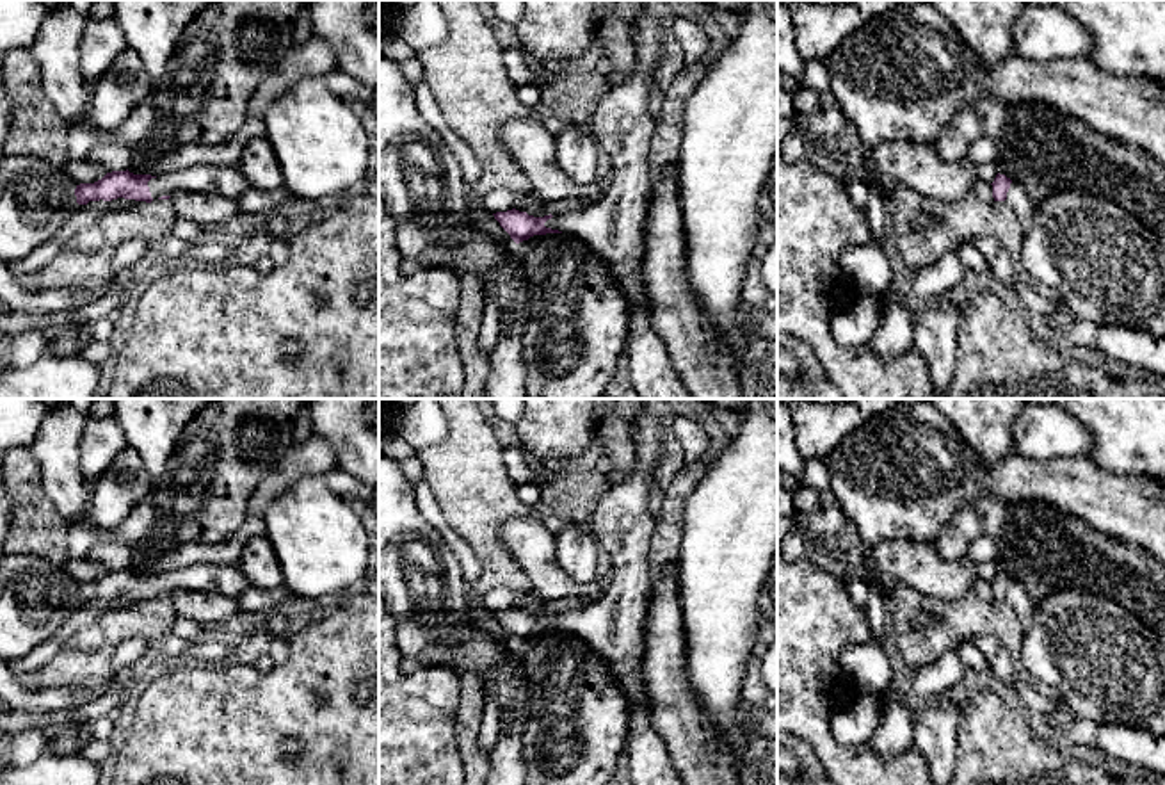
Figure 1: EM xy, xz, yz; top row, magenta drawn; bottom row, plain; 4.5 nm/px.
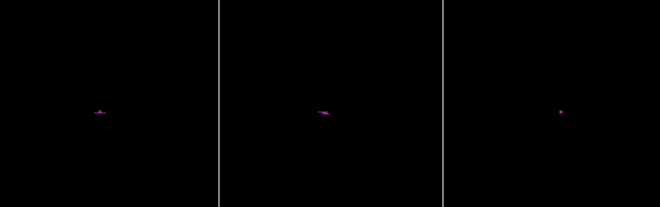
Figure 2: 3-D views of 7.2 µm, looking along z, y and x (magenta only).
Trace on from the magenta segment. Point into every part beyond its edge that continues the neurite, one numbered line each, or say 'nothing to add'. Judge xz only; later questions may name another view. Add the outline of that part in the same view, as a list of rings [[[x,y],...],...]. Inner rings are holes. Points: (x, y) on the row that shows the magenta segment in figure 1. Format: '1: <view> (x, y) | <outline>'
1: xz (614, 226) | [[[642,4],[630,21],[639,30],[635,43],[635,69],[628,82],[612,87],[596,105],[592,117],[592,137],[612,158],[612,173],[607,176],[605,192],[599,201],[576,212],[553,215],[546,228],[558,230],[583,240],[610,267],[630,304],[630,333],[626,358],[631,388],[640,399],[692,399],[679,379],[662,336],[655,331],[646,287],[642,279],[646,217],[651,194],[649,151],[655,132],[655,116],[649,110],[649,87],[662,61],[662,37],[667,30],[665,20]]]

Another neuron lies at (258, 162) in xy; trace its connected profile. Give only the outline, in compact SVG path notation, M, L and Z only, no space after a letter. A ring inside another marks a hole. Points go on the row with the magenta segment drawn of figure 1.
M265 135L245 142L238 167L254 189L274 190L285 185L277 157Z

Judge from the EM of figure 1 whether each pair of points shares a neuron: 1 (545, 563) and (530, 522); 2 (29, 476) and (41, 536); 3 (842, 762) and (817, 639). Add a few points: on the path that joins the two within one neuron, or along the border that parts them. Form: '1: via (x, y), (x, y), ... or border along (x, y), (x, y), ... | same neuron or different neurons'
1: via (534, 552), (530, 533) | same neuron
2: via (31, 490), (34, 522) | same neuron
3: via (817, 732), (811, 725), (811, 670) | same neuron

